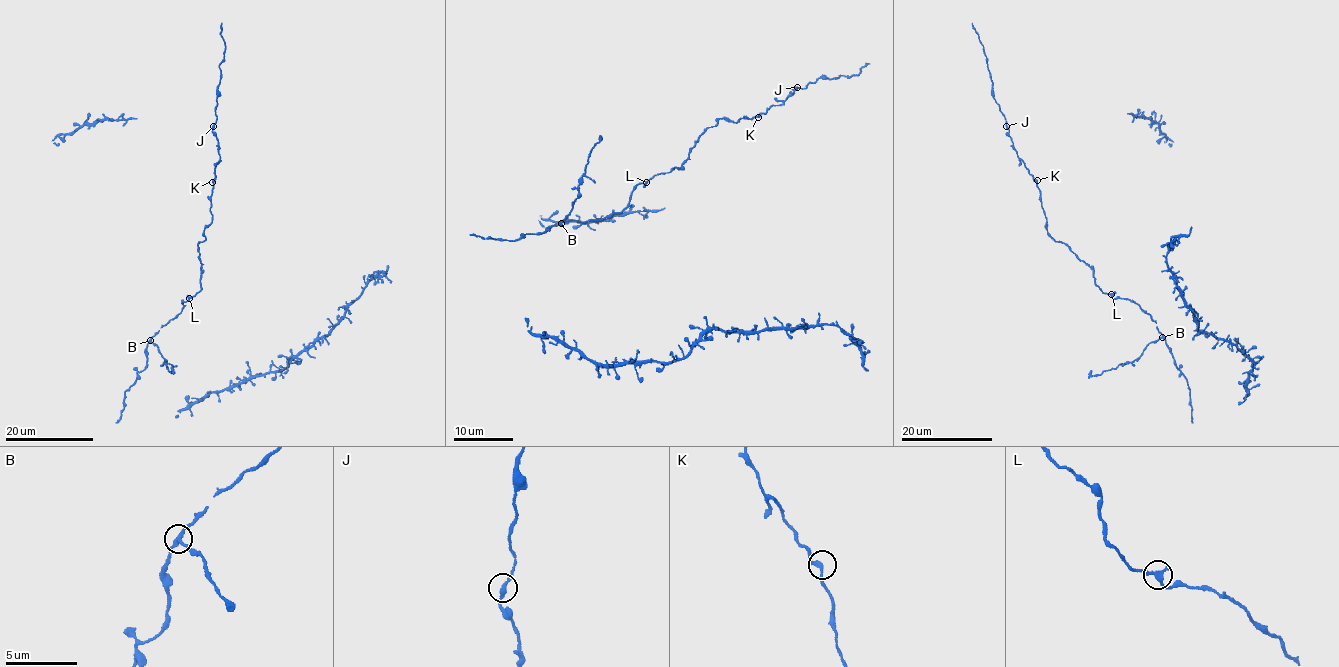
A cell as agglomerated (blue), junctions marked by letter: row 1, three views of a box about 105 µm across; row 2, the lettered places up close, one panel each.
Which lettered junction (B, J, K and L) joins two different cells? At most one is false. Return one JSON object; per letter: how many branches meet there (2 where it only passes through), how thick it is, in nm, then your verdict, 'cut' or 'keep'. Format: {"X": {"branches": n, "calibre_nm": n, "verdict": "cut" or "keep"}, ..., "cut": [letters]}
{"B": {"branches": 3, "calibre_nm": 220, "verdict": "cut"}, "J": {"branches": 2, "calibre_nm": 240, "verdict": "keep"}, "K": {"branches": 2, "calibre_nm": 240, "verdict": "keep"}, "L": {"branches": 3, "calibre_nm": 220, "verdict": "keep"}, "cut": ["B"]}

